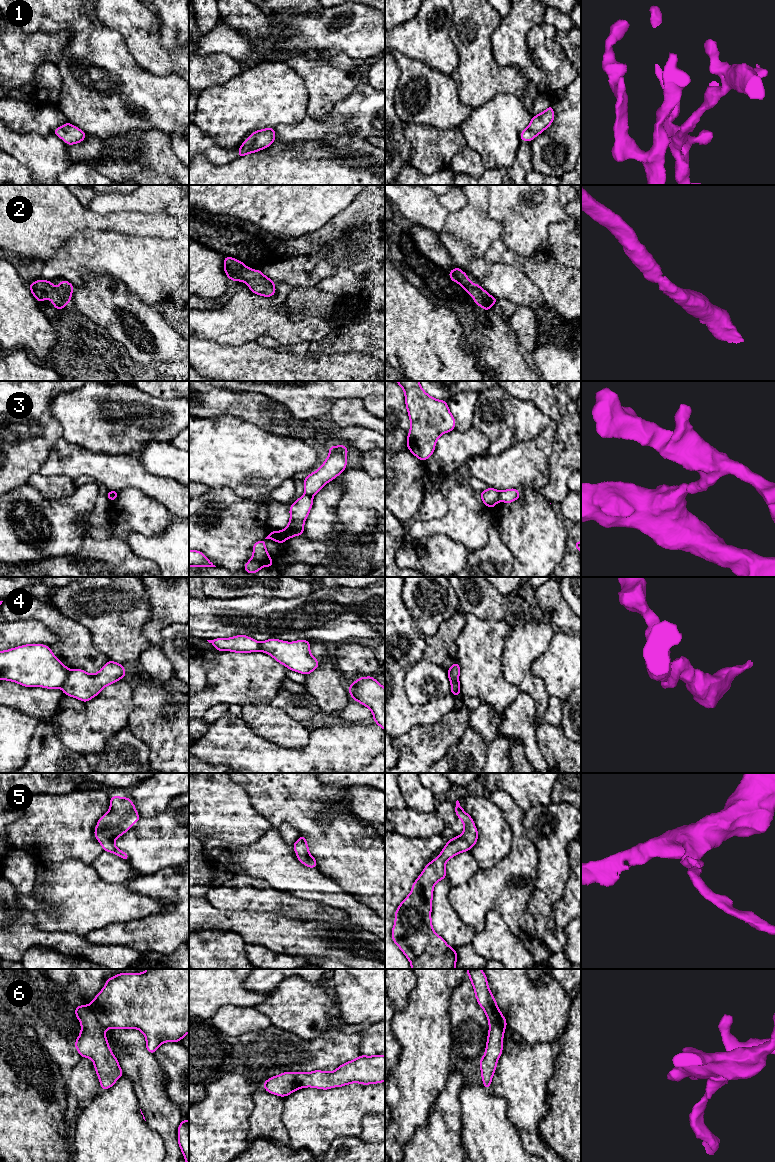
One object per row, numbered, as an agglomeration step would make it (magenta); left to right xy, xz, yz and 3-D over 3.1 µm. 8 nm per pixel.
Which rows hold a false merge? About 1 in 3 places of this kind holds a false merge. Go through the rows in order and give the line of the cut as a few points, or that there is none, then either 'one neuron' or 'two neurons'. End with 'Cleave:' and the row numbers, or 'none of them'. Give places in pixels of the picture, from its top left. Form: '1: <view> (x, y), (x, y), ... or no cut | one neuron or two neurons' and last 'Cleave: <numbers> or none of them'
1: no cut | one neuron
2: no cut | one neuron
3: yz (498, 491), (500, 500) | two neurons
4: xy (70, 670), (60, 687) | two neurons
5: no cut | one neuron
6: xy (88, 1005), (97, 1021), (104, 1028) | two neurons
Cleave: 3, 4, 6

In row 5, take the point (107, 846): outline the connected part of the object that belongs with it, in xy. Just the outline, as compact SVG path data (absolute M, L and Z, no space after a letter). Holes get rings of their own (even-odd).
M113 796L110 798L110 809L97 822L94 830L96 839L100 842L104 851L111 852L129 861L127 853L118 849L114 841L127 832L140 817L137 810L128 797Z

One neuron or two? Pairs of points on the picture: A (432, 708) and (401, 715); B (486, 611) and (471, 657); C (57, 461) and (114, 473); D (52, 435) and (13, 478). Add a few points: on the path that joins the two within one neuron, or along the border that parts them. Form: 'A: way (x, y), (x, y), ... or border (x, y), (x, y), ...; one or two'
A: way (424, 714), (409, 715); one
B: border (465, 613), (473, 613), (481, 618), (506, 618); two
C: way (71, 461), (84, 462), (100, 467); one
D: way (41, 446), (20, 467); one

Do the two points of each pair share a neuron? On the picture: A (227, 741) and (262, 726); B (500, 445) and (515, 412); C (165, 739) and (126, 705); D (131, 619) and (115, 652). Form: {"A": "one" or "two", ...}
{"A": "two", "B": "one", "C": "two", "D": "one"}

